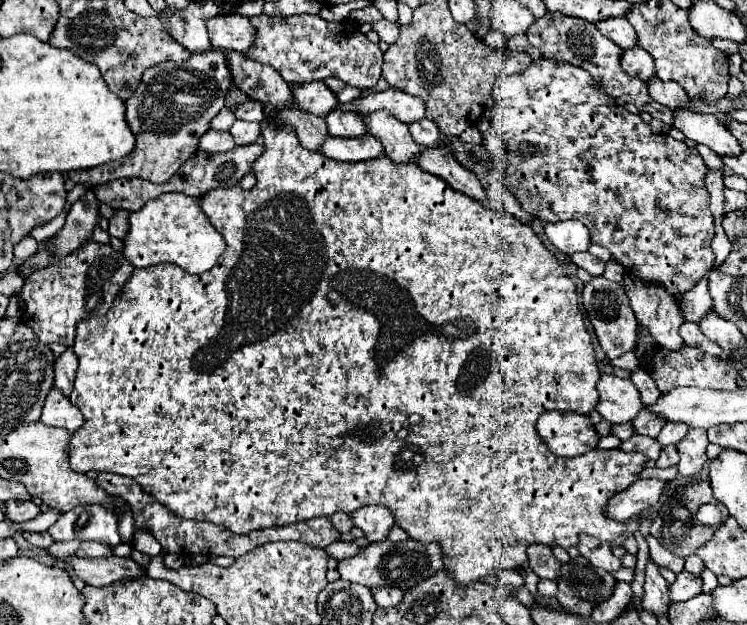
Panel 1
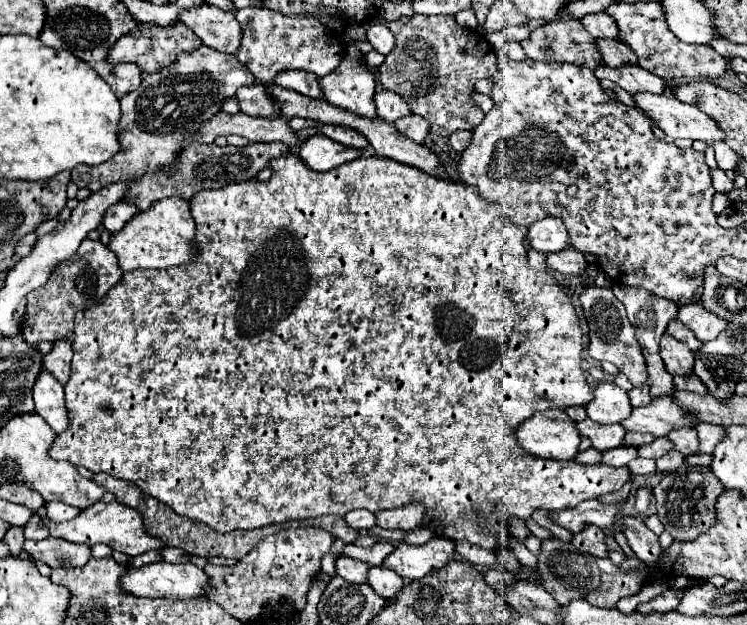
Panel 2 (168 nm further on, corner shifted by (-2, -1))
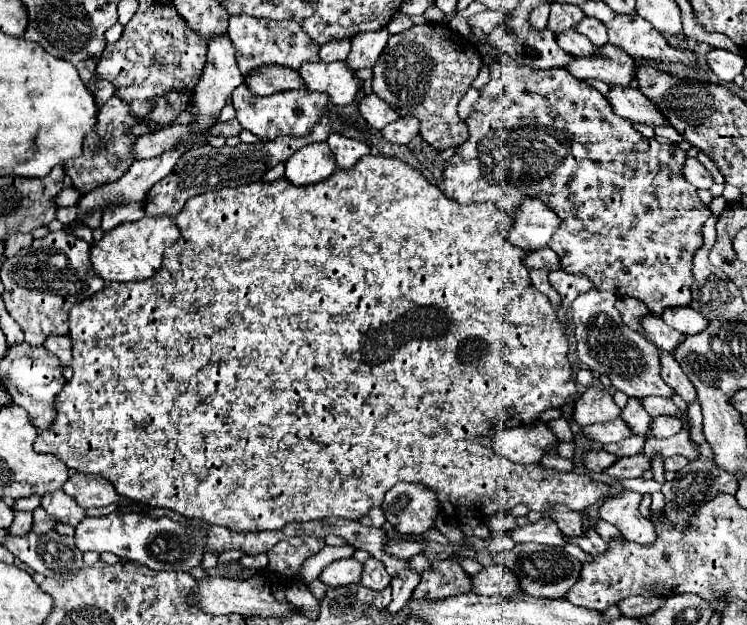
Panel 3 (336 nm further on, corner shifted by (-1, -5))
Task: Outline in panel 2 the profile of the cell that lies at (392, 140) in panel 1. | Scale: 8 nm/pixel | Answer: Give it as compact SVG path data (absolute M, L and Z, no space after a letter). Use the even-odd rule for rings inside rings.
M354 45L348 47L342 65L338 65L334 73L320 77L320 89L326 101L372 119L376 117L374 85L374 75L366 67L362 53Z

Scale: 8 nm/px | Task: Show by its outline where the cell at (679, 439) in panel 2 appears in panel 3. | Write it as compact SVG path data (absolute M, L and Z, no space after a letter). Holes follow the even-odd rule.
M655 417L653 419L653 435L659 437L659 439L665 439L665 437L671 437L675 433L679 433L683 429L683 423L675 417Z

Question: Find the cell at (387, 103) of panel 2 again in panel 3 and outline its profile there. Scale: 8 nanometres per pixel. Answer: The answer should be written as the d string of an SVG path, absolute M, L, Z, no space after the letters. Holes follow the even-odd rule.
M375 93L365 95L359 103L359 111L361 117L377 131L381 131L385 125L389 125L391 121L399 119L399 113L395 109L391 109L383 99L379 99Z

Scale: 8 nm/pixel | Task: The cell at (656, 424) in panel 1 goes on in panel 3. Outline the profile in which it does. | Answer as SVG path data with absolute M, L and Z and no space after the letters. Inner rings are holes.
M633 435L633 437L629 437L629 439L621 441L621 443L609 443L609 445L605 445L605 451L613 453L613 455L617 455L617 457L627 457L627 455L637 455L637 453L641 453L643 445L645 445L645 437Z

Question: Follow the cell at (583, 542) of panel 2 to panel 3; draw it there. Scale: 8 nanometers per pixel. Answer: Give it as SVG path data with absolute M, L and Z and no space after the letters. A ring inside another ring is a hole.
M563 505L557 509L553 509L553 513L549 513L557 525L561 525L561 531L567 535L567 537L585 537L585 529L583 529L583 523L581 523L581 515L579 513L573 513L569 509L565 509Z

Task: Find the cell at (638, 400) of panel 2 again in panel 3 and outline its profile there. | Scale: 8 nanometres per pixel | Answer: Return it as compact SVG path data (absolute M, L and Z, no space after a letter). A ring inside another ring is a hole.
M629 399L627 407L621 411L621 419L627 421L635 435L647 435L651 417L649 413L645 413L645 407L639 403L639 399Z

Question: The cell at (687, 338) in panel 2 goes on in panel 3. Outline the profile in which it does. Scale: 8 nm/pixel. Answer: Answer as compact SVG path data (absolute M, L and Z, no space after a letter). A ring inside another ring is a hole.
M649 315L649 317L641 319L641 325L643 325L647 339L651 343L655 343L661 351L673 353L673 349L677 345L681 345L681 341L685 341L685 333L677 333L677 329L665 325L665 321L657 315Z

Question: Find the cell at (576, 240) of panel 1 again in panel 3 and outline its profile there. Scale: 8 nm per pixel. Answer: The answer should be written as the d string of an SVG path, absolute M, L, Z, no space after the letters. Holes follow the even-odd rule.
M525 199L519 211L513 215L513 221L515 223L507 233L507 239L523 251L537 251L547 247L549 239L561 225L557 213L537 199Z

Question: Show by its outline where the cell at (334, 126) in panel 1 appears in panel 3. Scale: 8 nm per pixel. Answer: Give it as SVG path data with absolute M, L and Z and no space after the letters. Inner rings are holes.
M331 133L327 143L329 143L329 147L331 147L333 155L335 155L335 161L337 161L339 169L353 167L363 155L369 153L369 145L367 143L349 139L349 137L341 135L341 133Z

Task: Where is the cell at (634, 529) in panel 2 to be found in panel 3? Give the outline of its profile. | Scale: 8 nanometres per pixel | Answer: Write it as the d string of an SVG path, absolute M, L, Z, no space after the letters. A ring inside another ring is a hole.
M623 491L615 497L609 497L601 505L599 515L601 519L613 523L627 541L633 541L639 545L651 545L657 539L657 531L655 531L655 525L639 513L637 509L639 501L641 501L639 493Z

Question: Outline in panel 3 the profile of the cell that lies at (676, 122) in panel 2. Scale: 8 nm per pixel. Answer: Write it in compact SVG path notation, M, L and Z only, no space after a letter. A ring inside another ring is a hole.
M611 87L607 99L619 117L629 119L633 123L643 123L651 127L661 127L669 123L667 117L661 113L661 109L657 109L657 105L649 101L639 89Z

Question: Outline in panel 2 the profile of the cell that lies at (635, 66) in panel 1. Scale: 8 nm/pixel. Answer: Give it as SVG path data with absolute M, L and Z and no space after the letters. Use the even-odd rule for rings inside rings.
M594 39L602 57L602 63L608 67L622 67L626 63L636 63L636 55L616 39Z

